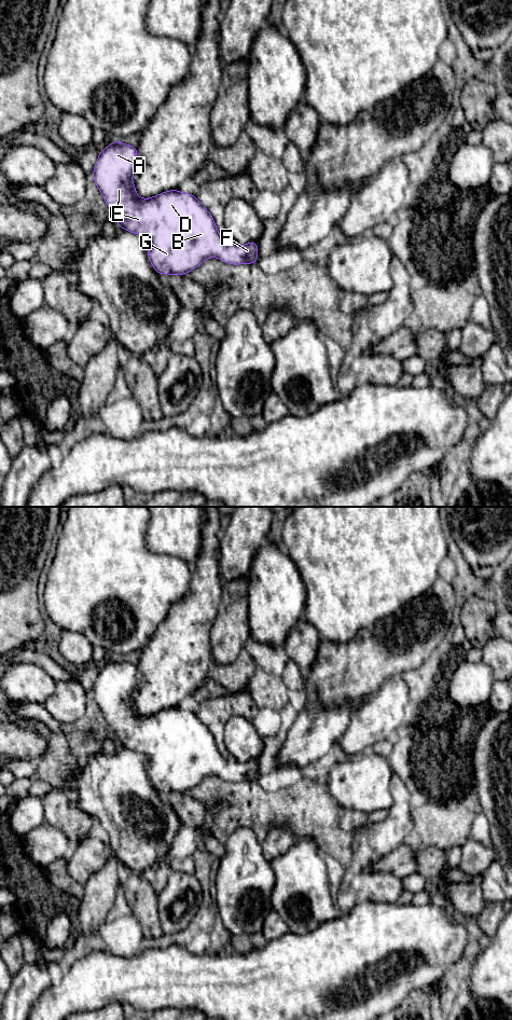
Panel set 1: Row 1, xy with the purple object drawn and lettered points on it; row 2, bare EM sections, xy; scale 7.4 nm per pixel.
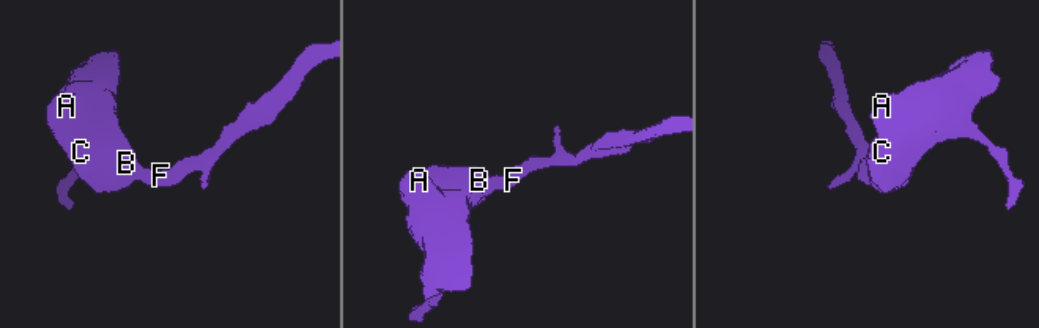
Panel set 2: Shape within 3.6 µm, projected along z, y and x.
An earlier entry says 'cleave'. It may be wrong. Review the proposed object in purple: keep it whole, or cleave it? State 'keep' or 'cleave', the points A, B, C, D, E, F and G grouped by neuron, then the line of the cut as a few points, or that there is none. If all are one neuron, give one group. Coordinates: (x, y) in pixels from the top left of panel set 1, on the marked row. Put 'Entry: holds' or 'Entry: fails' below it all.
keep; A B C D E F G; no cut
Entry: fails

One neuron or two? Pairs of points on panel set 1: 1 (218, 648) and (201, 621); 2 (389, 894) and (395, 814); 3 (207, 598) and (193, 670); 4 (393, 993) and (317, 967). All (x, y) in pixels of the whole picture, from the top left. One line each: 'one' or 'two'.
1: two
2: one
3: one
4: one

